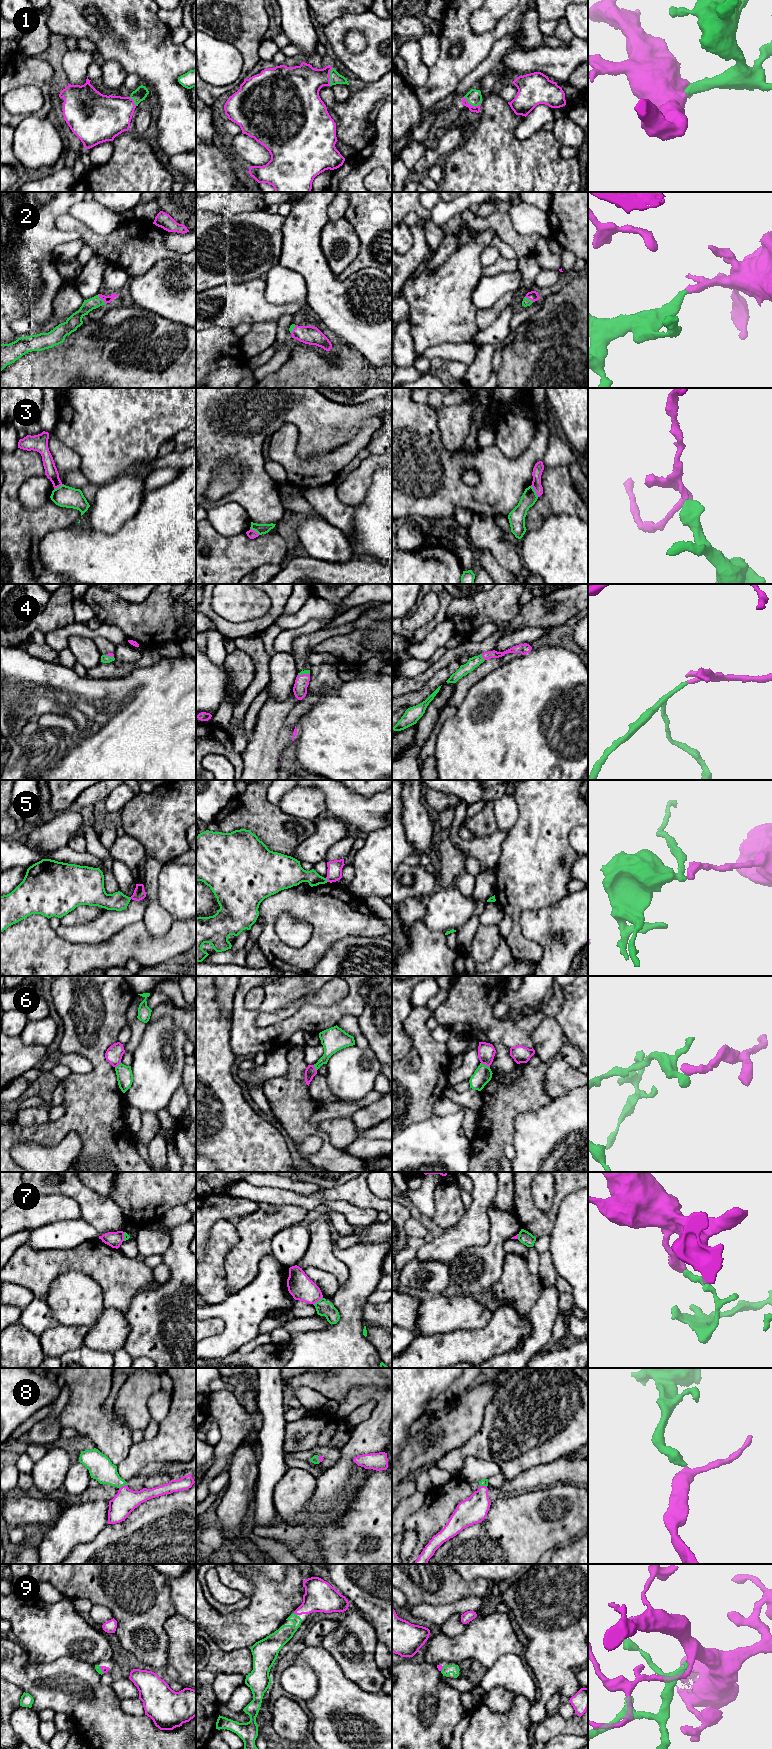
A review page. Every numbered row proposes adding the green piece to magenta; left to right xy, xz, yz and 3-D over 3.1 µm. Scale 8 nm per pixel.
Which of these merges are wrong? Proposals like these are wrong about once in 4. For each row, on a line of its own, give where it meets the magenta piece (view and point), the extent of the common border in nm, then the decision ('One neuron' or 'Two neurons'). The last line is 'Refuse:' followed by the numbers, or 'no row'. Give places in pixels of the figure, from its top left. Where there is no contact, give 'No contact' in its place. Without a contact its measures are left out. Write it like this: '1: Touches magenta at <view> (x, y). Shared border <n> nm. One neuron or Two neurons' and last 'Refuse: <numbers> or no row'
1: Touches magenta at yz (470, 104). Shared border 150 nm. One neuron
2: Touches magenta at xy (101, 298). Shared border 110 nm. One neuron
3: Touches magenta at yz (535, 490). Shared border 110 nm. Two neurons
4: Touches magenta at yz (482, 656). Shared border 60 nm. One neuron
5: Touches magenta at xz (327, 880). Shared border 40 nm. Two neurons
6: Touches magenta at yz (485, 1064). Shared border 80 nm. Two neurons
7: Touches magenta at xz (317, 1301). Shared border 100 nm. Two neurons
8: Touches magenta at xy (122, 1486). Shared border 70 nm. One neuron
9: Touches magenta at xz (295, 1613). Shared border 40 nm. One neuron
Refuse: 3, 5, 6, 7

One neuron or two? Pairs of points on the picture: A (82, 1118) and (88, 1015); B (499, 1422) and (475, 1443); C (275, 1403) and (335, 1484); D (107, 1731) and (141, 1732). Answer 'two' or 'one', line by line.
A: one
B: one
C: two
D: one

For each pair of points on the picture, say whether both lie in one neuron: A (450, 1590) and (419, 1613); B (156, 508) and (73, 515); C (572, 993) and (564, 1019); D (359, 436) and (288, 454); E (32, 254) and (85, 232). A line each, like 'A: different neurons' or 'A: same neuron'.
A: different neurons
B: different neurons
C: same neuron
D: same neuron
E: different neurons

